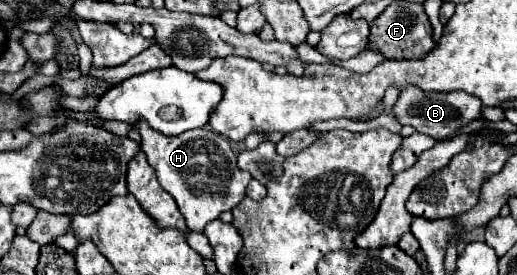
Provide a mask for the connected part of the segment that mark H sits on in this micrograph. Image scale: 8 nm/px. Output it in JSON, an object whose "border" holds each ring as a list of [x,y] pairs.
{"border":[[[139,122],[137,130],[143,138],[141,150],[155,168],[159,184],[175,198],[193,232],[201,232],[211,220],[217,220],[219,214],[233,210],[243,200],[251,176],[237,168],[237,156],[221,134],[209,128],[195,128],[179,136],[165,136],[145,126],[145,122]]]}

